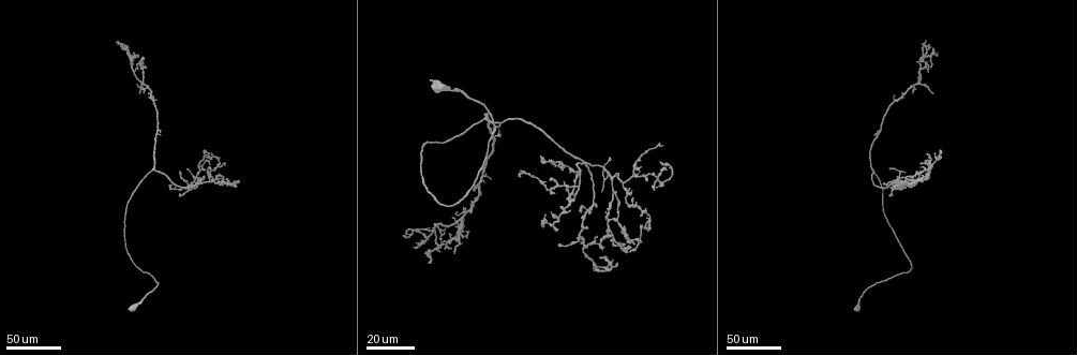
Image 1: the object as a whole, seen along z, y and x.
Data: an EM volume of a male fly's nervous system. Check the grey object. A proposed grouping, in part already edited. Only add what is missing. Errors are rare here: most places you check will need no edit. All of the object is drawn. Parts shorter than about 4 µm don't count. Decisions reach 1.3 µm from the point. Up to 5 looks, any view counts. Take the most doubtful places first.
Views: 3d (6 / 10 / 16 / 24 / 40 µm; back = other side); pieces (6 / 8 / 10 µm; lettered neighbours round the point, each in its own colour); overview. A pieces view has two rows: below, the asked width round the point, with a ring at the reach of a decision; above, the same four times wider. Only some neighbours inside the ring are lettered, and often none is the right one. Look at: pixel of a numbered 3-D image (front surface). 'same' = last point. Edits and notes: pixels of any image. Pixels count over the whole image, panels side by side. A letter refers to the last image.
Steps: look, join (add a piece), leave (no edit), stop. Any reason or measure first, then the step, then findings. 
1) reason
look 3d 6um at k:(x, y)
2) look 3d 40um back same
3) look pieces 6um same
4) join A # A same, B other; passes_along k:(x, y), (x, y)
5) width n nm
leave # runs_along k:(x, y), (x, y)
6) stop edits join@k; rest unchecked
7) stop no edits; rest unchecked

look 3d 40um at 1:(916, 170)

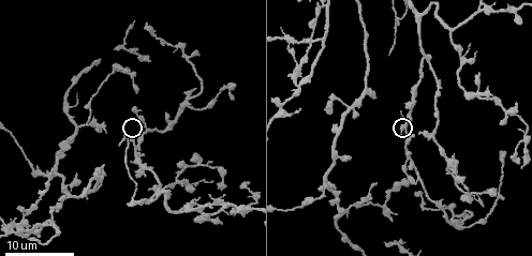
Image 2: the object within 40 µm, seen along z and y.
look pieces 10um at 2:(401, 132)

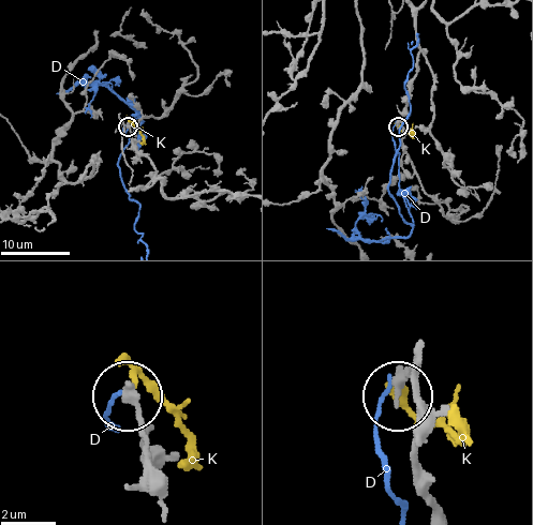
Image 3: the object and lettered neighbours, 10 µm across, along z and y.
leave # D other, K other; runs_along 3:(163, 476), (127, 394); no lettered piece goes on from it

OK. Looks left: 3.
look 3d 24um at 2:(166, 112)

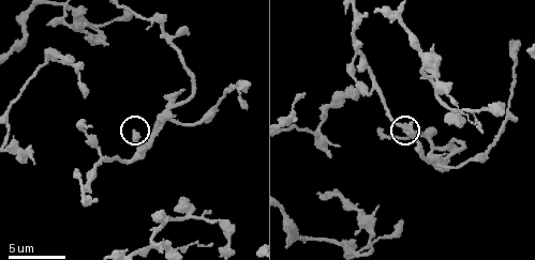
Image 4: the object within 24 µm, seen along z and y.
look pieces 8um at 4:(136, 132)

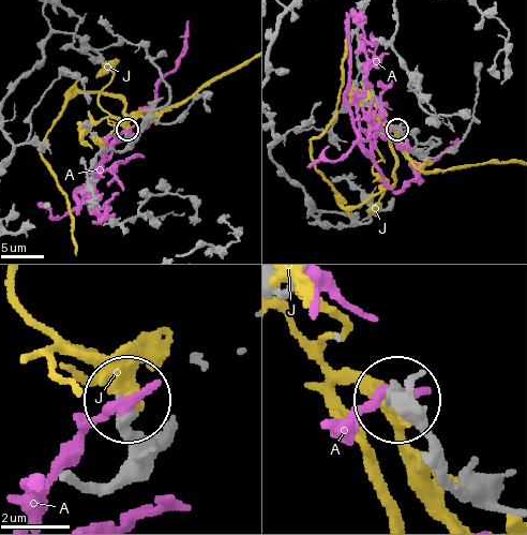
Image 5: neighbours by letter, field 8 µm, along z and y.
leave # A other, J other; runs_along 5:(65, 481), (98, 481), (123, 464), (132, 447), (125, 406); no lettered piece goes on from it

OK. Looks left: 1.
an open end
look pieces 6um at 4:(518, 119)

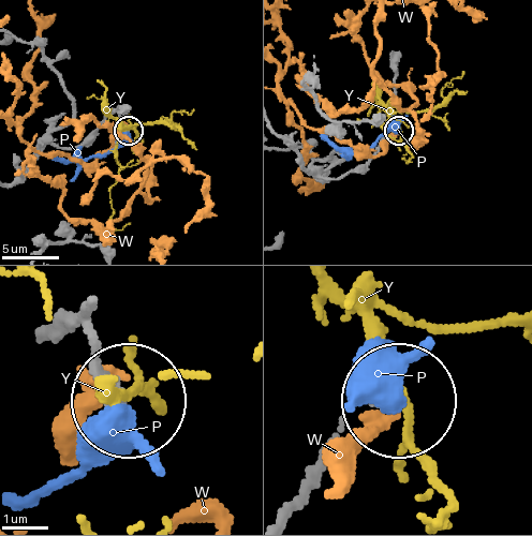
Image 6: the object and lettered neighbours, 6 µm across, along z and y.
width 290 nm
leave # P other, W other, Y other; runs_along 6:(57, 334), (80, 327), (122, 400); no lettered piece goes on from it

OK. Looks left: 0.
stop no edits; rest unchecked

